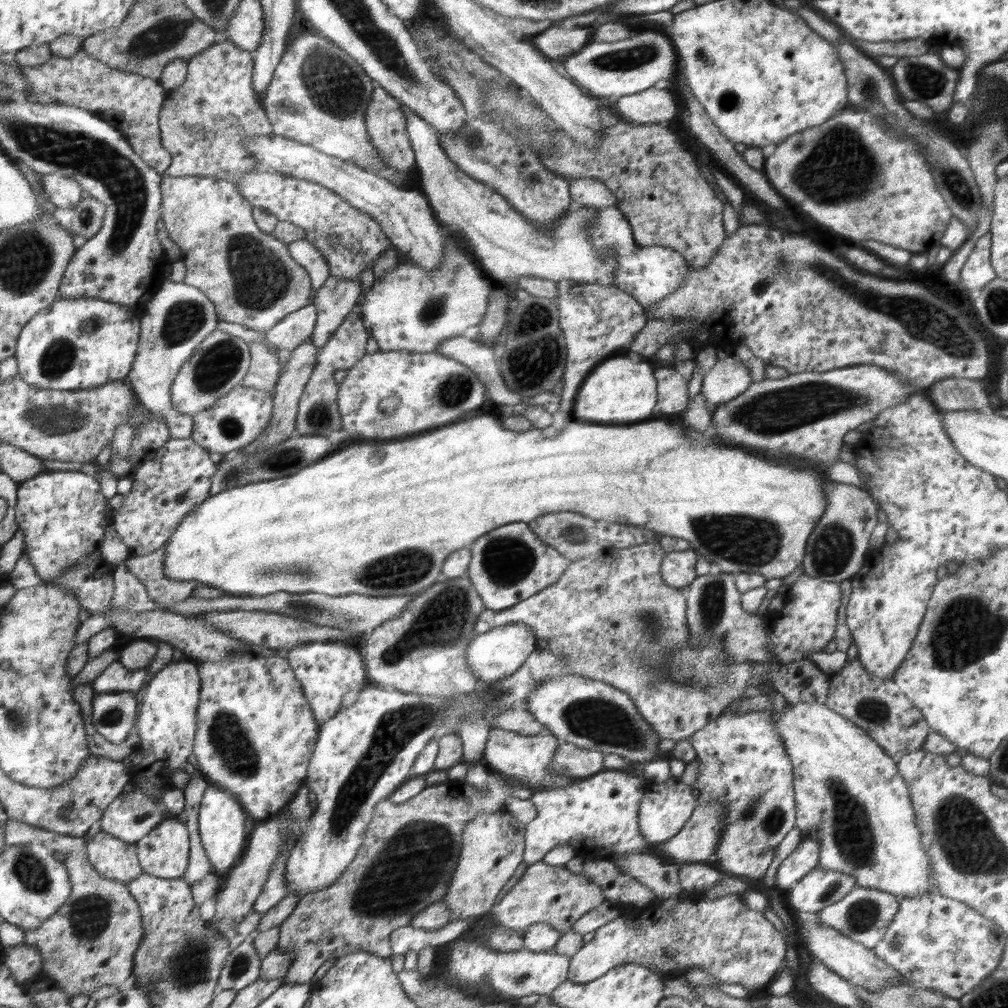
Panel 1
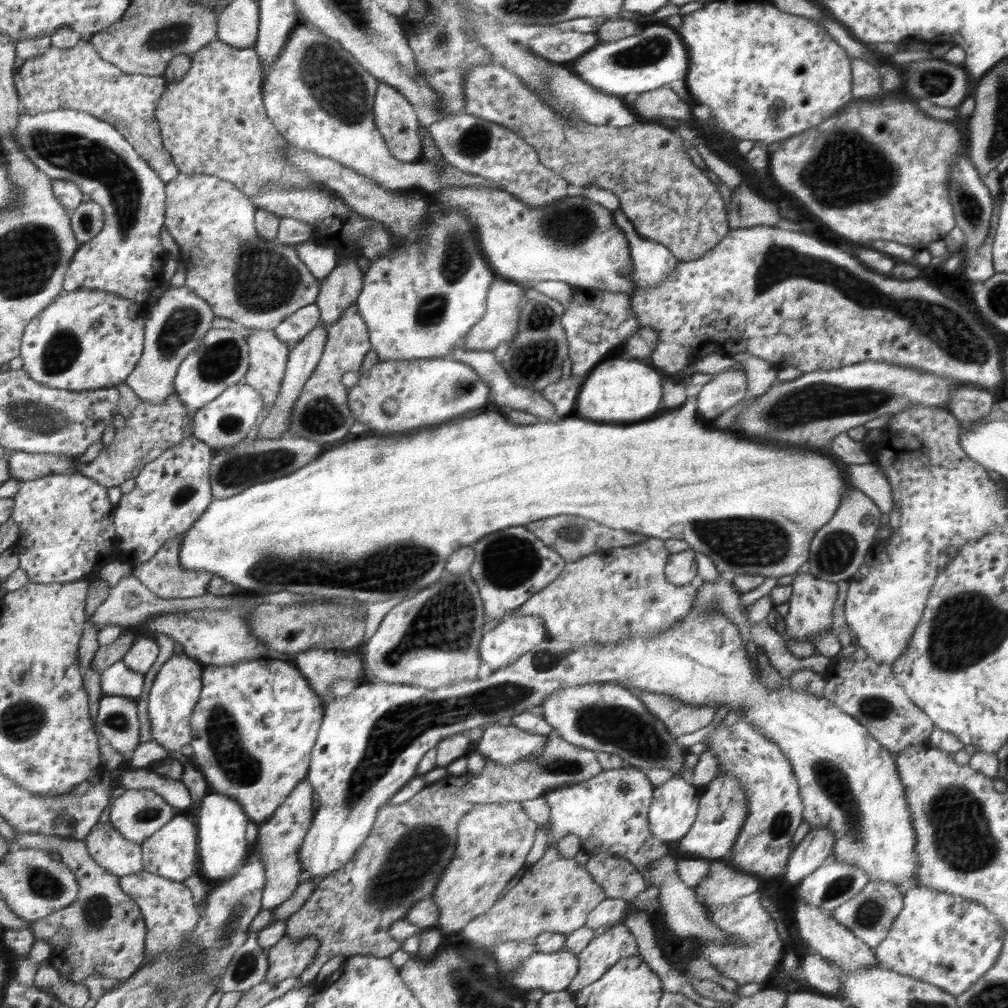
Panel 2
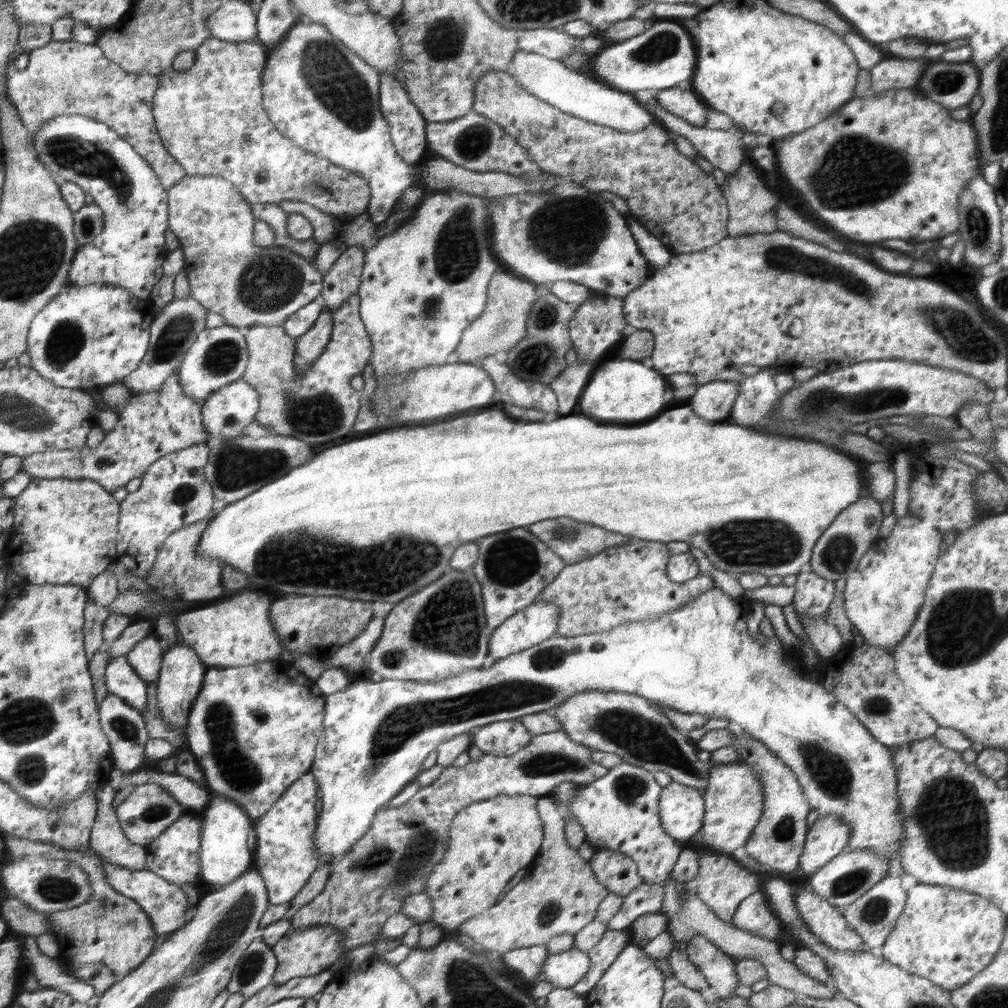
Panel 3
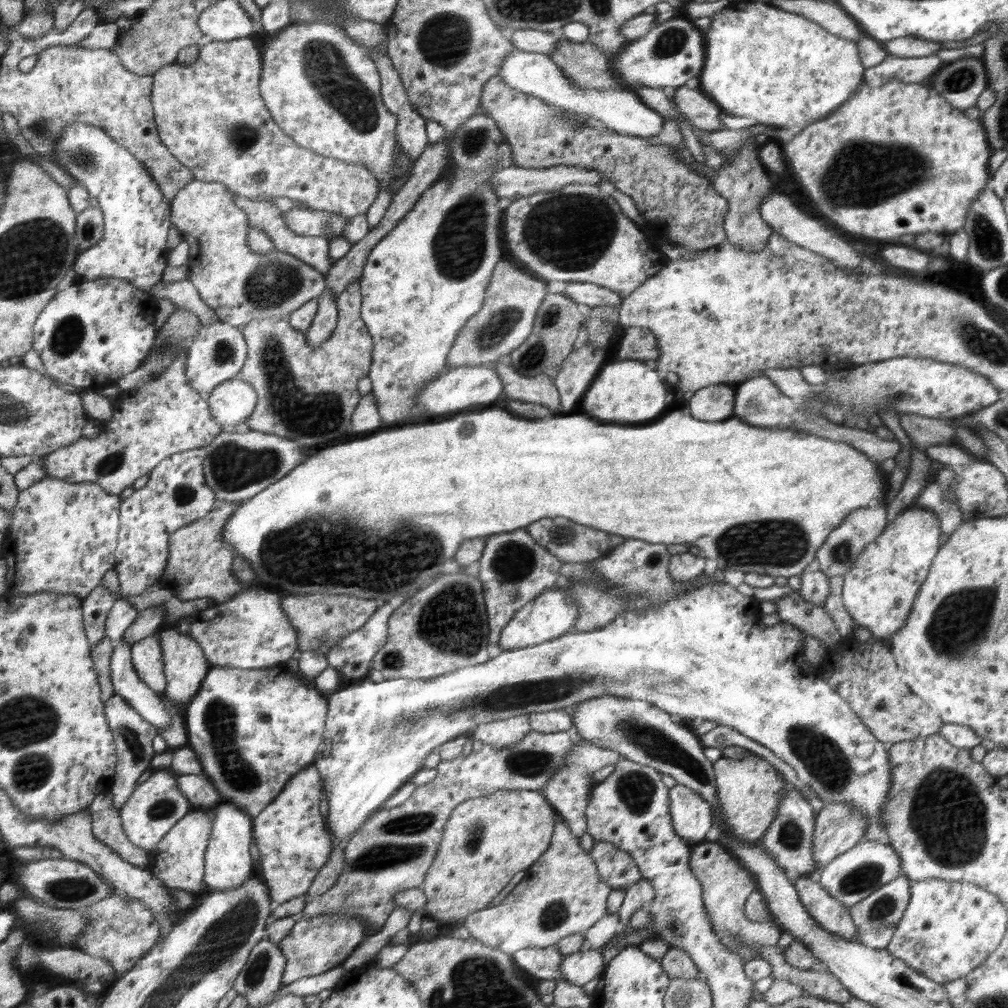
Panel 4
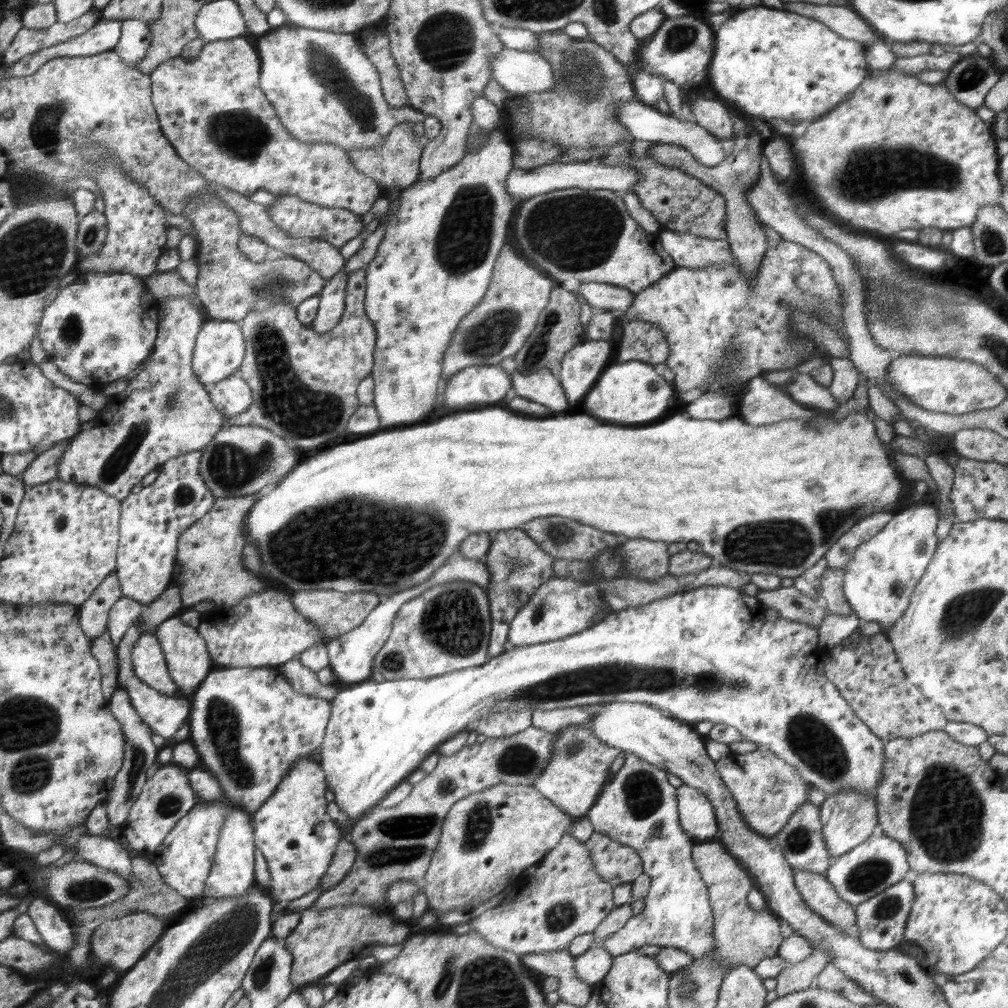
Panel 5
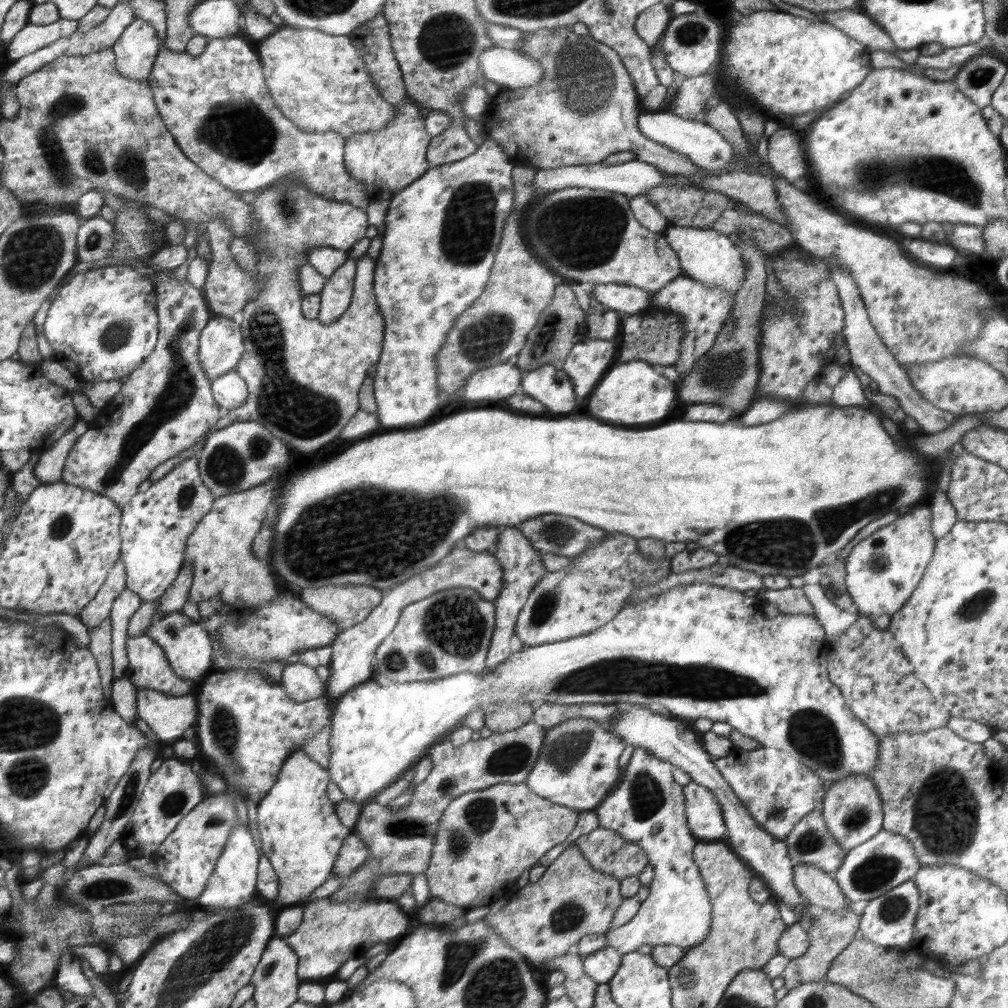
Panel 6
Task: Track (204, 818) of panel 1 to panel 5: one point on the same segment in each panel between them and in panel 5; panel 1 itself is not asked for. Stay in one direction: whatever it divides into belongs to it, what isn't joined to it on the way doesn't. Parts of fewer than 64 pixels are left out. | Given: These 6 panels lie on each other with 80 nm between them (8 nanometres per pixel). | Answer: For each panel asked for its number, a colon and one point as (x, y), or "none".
2: (223, 824)
3: (225, 856)
4: (230, 864)
5: (234, 868)

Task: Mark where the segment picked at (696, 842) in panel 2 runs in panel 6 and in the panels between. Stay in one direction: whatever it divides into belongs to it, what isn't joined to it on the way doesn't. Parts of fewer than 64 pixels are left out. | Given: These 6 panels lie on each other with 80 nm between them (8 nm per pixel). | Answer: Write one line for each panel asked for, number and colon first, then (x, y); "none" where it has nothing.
3: (733, 798)
4: (748, 790)
5: (767, 790)
6: (777, 790)

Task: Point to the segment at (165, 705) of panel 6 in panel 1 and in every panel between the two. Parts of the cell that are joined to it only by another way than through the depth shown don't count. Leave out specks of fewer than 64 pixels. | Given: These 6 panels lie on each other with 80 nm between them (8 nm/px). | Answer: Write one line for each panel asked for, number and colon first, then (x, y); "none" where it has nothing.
1: (116, 678)
2: (117, 679)
3: (122, 680)
4: (125, 681)
5: (165, 714)

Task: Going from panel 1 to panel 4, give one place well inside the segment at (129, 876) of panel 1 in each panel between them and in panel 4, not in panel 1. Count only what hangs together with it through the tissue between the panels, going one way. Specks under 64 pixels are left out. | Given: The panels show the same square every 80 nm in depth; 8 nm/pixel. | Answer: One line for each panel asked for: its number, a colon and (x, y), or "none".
2: (108, 847)
3: (107, 838)
4: (106, 826)

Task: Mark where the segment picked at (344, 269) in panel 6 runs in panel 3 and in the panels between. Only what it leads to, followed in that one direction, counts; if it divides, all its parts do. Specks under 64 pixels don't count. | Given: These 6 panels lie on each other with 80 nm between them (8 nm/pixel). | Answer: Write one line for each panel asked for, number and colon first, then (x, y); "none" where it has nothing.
3: (309, 346)
4: (325, 321)
5: (331, 297)

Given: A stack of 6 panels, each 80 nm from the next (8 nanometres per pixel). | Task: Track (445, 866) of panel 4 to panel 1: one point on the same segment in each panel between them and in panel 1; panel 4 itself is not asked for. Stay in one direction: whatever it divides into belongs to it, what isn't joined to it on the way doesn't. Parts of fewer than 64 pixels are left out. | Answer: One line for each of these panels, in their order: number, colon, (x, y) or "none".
1: (493, 846)
2: (493, 840)
3: (491, 840)

